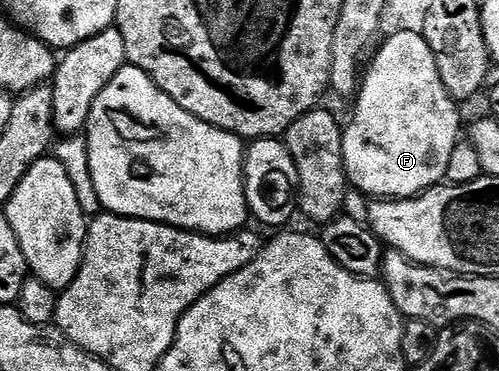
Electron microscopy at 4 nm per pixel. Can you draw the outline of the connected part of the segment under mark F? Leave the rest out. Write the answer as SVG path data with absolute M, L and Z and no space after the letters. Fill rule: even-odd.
M402 31L401 34L385 36L383 38L384 46L380 50L375 50L376 58L367 66L363 74L358 96L355 98L356 110L352 113L352 122L346 125L344 129L344 166L348 172L348 179L353 190L361 189L372 199L403 199L406 197L417 197L419 193L425 193L427 189L441 184L446 178L446 167L450 163L450 154L454 152L456 142L461 140L462 129L460 133L460 113L458 103L446 91L442 83L442 75L438 75L438 63L434 59L434 51L430 51L430 43L426 43L423 33L414 31Z

